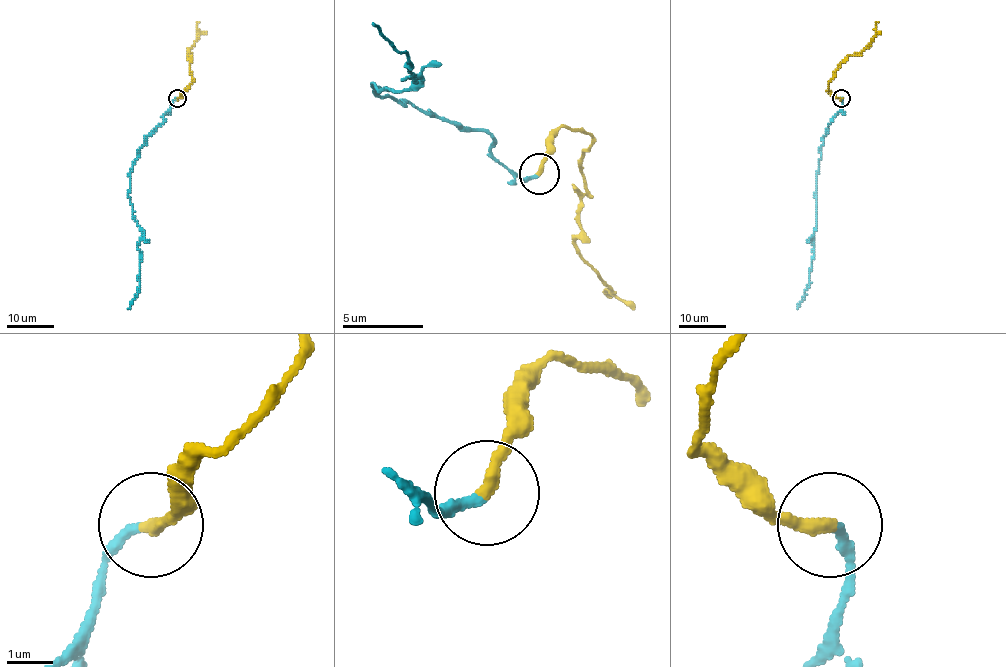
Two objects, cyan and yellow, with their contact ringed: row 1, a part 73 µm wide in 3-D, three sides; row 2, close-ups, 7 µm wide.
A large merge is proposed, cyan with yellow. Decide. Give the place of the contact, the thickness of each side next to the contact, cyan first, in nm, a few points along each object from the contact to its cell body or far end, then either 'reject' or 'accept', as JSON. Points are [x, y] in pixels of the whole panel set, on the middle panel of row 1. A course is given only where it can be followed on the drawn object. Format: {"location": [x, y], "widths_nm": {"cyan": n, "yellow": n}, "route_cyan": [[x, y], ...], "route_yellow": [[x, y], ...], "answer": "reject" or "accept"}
{"location": [539, 174], "widths_nm": {"cyan": 200, "yellow": 280}, "route_cyan": [[538, 177], [514, 177], [493, 140], [376, 91], [420, 79], [400, 79], [412, 79], [404, 51], [372, 23]], "route_yellow": [[538, 173], [546, 144], [562, 128], [591, 136], [583, 152], [579, 233], [575, 250], [611, 290], [611, 294]], "answer": "accept"}

